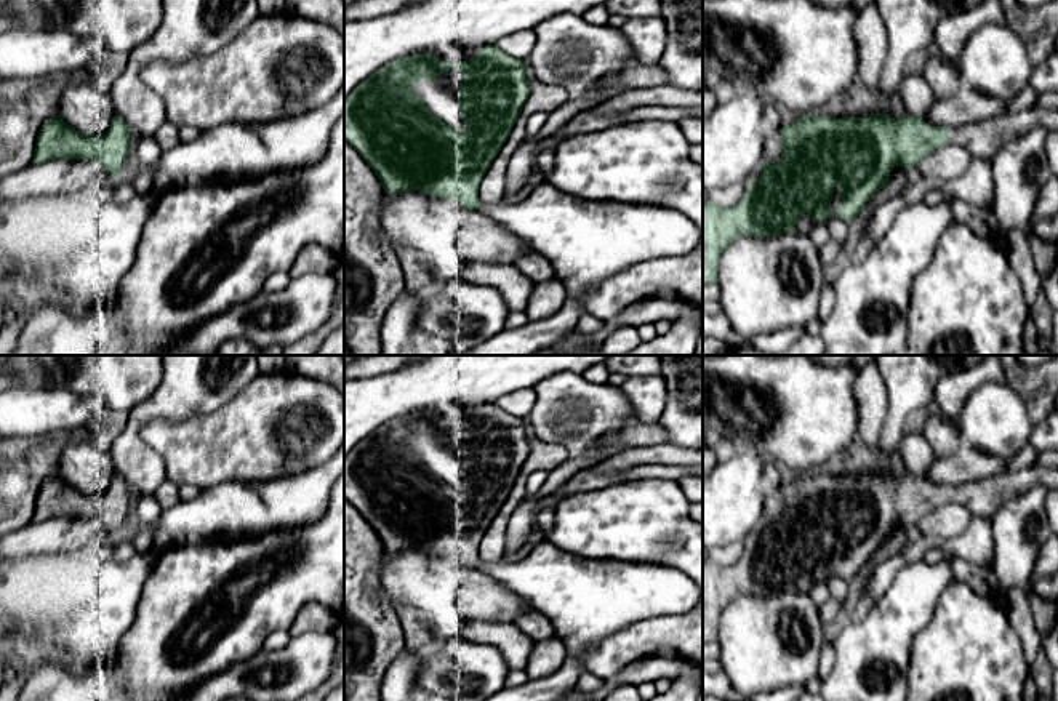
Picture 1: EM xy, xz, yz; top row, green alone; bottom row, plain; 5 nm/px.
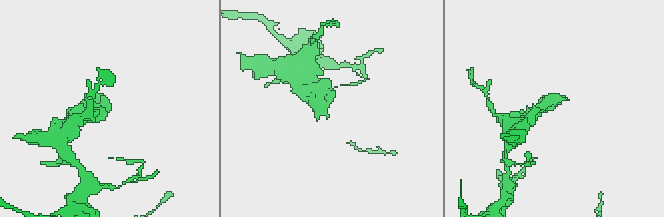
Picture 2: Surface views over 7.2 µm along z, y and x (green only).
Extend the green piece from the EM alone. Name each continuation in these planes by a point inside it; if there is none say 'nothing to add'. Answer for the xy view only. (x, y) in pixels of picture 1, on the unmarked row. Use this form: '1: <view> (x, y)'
nothing to add

